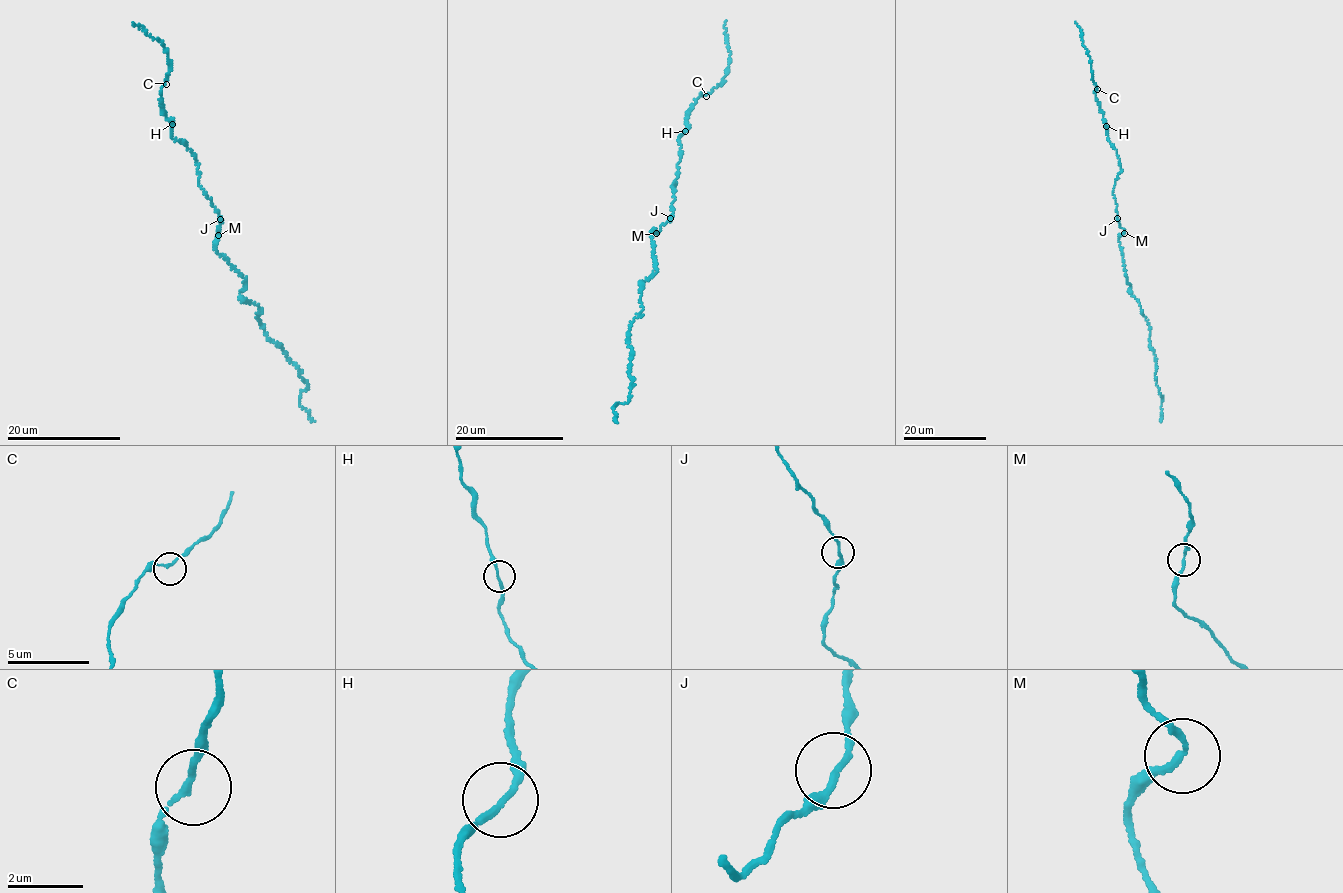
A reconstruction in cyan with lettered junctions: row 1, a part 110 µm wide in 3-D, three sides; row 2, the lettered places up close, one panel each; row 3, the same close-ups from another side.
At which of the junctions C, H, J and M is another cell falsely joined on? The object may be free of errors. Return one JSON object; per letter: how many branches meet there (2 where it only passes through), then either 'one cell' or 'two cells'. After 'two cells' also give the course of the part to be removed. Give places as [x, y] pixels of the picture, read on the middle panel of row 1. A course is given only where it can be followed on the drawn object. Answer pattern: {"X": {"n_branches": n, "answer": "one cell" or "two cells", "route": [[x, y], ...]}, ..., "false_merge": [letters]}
{"C": {"n_branches": 2, "answer": "one cell"}, "H": {"n_branches": 2, "answer": "one cell"}, "J": {"n_branches": 2, "answer": "one cell"}, "M": {"n_branches": 2, "answer": "one cell"}, "false_merge": []}

